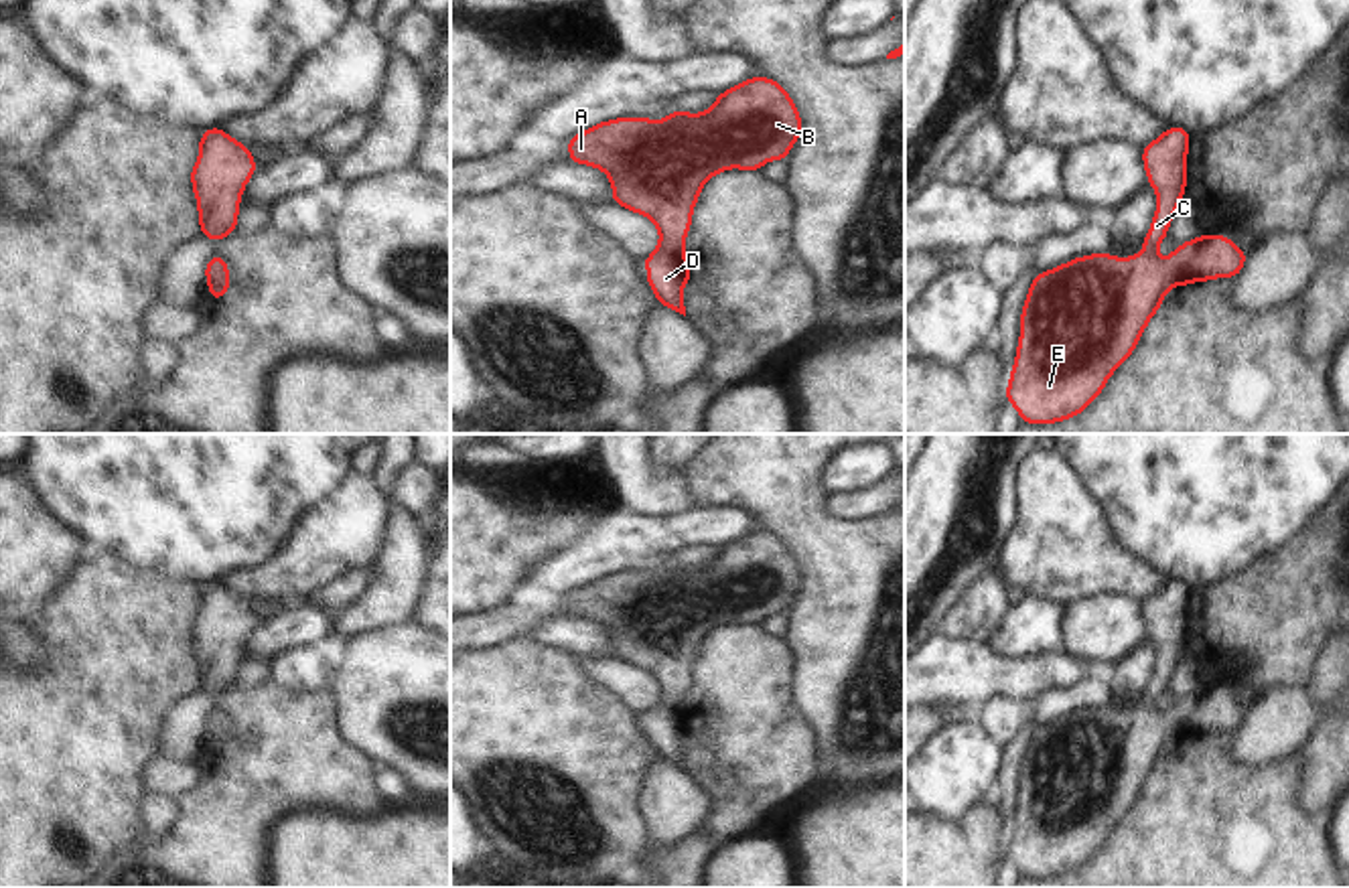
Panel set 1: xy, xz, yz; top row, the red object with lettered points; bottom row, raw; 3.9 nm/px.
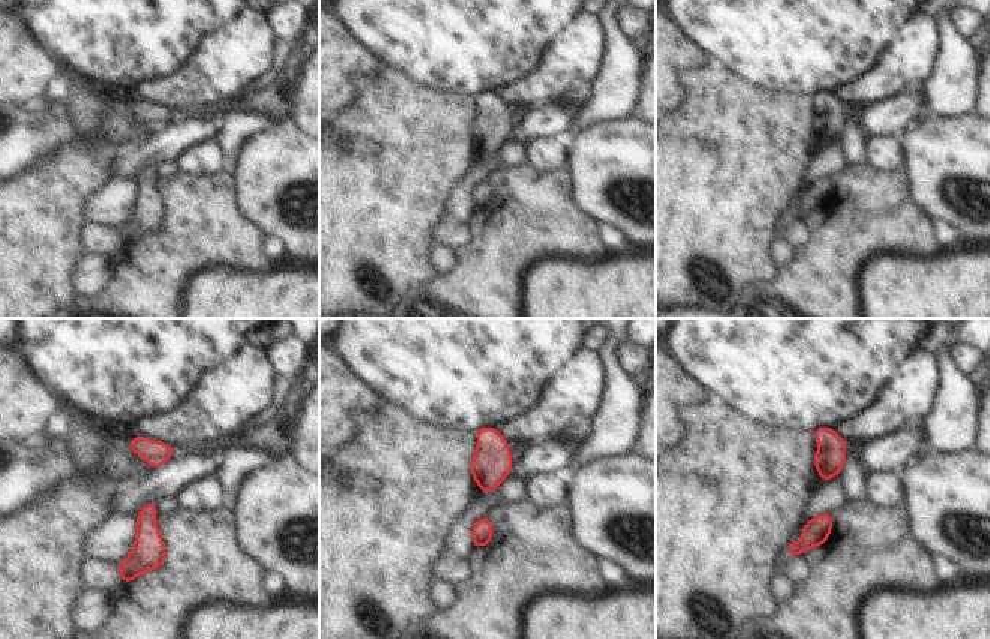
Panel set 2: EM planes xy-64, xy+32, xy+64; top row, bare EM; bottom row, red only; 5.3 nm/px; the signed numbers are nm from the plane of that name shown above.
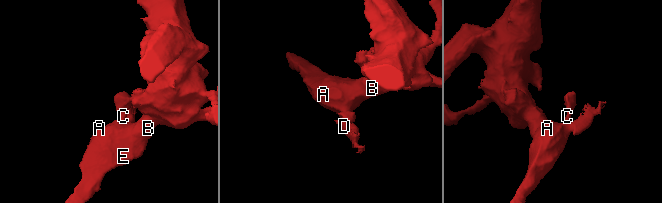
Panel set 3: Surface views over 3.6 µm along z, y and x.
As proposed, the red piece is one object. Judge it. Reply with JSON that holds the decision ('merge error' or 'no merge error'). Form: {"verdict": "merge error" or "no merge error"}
{"verdict": "no merge error"}

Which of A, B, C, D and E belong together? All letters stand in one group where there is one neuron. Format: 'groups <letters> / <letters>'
groups A B C D E

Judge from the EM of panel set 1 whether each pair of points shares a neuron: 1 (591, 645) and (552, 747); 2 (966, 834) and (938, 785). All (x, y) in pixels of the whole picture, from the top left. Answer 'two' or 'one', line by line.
1: two
2: two

